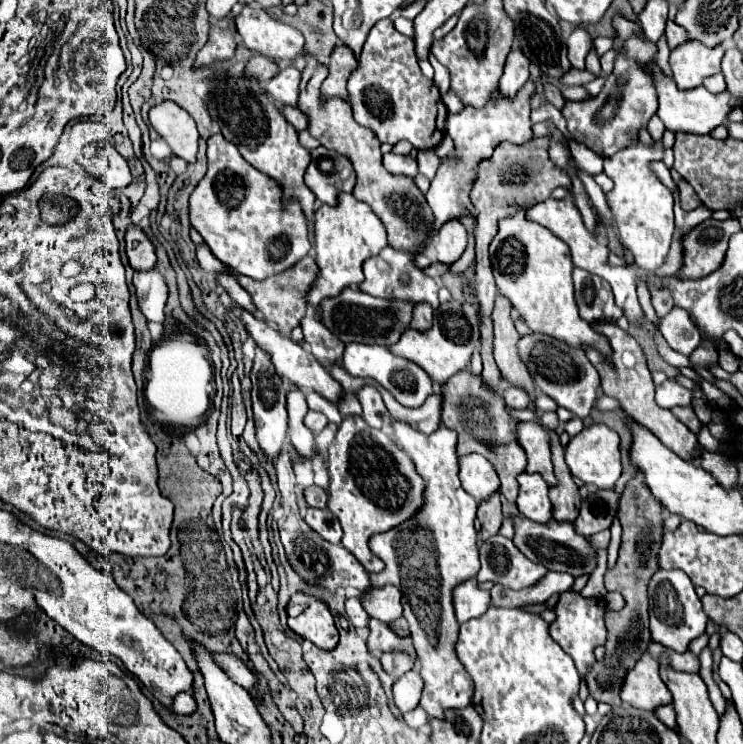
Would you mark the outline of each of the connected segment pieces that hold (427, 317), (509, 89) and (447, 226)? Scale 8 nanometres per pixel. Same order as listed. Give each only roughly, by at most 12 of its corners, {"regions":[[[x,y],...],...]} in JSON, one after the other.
{"regions":[[[417,303],[411,327],[427,331],[433,325],[431,305]],[[515,47],[499,81],[503,97],[513,99],[529,79],[529,59]],[[459,221],[443,223],[435,243],[437,261],[455,263],[467,233]]]}

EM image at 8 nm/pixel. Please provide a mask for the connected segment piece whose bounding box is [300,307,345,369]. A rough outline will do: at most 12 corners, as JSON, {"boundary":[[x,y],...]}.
{"boundary":[[309,307],[300,327],[305,345],[329,369],[341,355],[339,341]]}

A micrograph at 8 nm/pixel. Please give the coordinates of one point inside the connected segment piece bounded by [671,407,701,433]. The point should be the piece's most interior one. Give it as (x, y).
(686, 415)

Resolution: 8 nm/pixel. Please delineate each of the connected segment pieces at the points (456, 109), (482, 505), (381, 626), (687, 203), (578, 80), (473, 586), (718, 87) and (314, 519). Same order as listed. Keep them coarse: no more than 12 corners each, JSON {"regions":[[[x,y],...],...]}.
{"regions":[[[451,91],[443,95],[449,113],[461,113],[465,105]],[[499,495],[479,501],[477,519],[483,539],[501,527]],[[369,617],[367,649],[373,655],[401,651],[419,665],[411,637]],[[687,181],[679,183],[681,207],[691,211],[701,205]],[[571,69],[559,79],[561,85],[587,85],[587,70]],[[465,581],[453,591],[459,623],[485,613],[491,593],[477,581]],[[721,73],[707,77],[703,81],[709,93],[725,91]],[[305,509],[305,523],[325,541],[341,541],[339,519],[329,509]]]}

